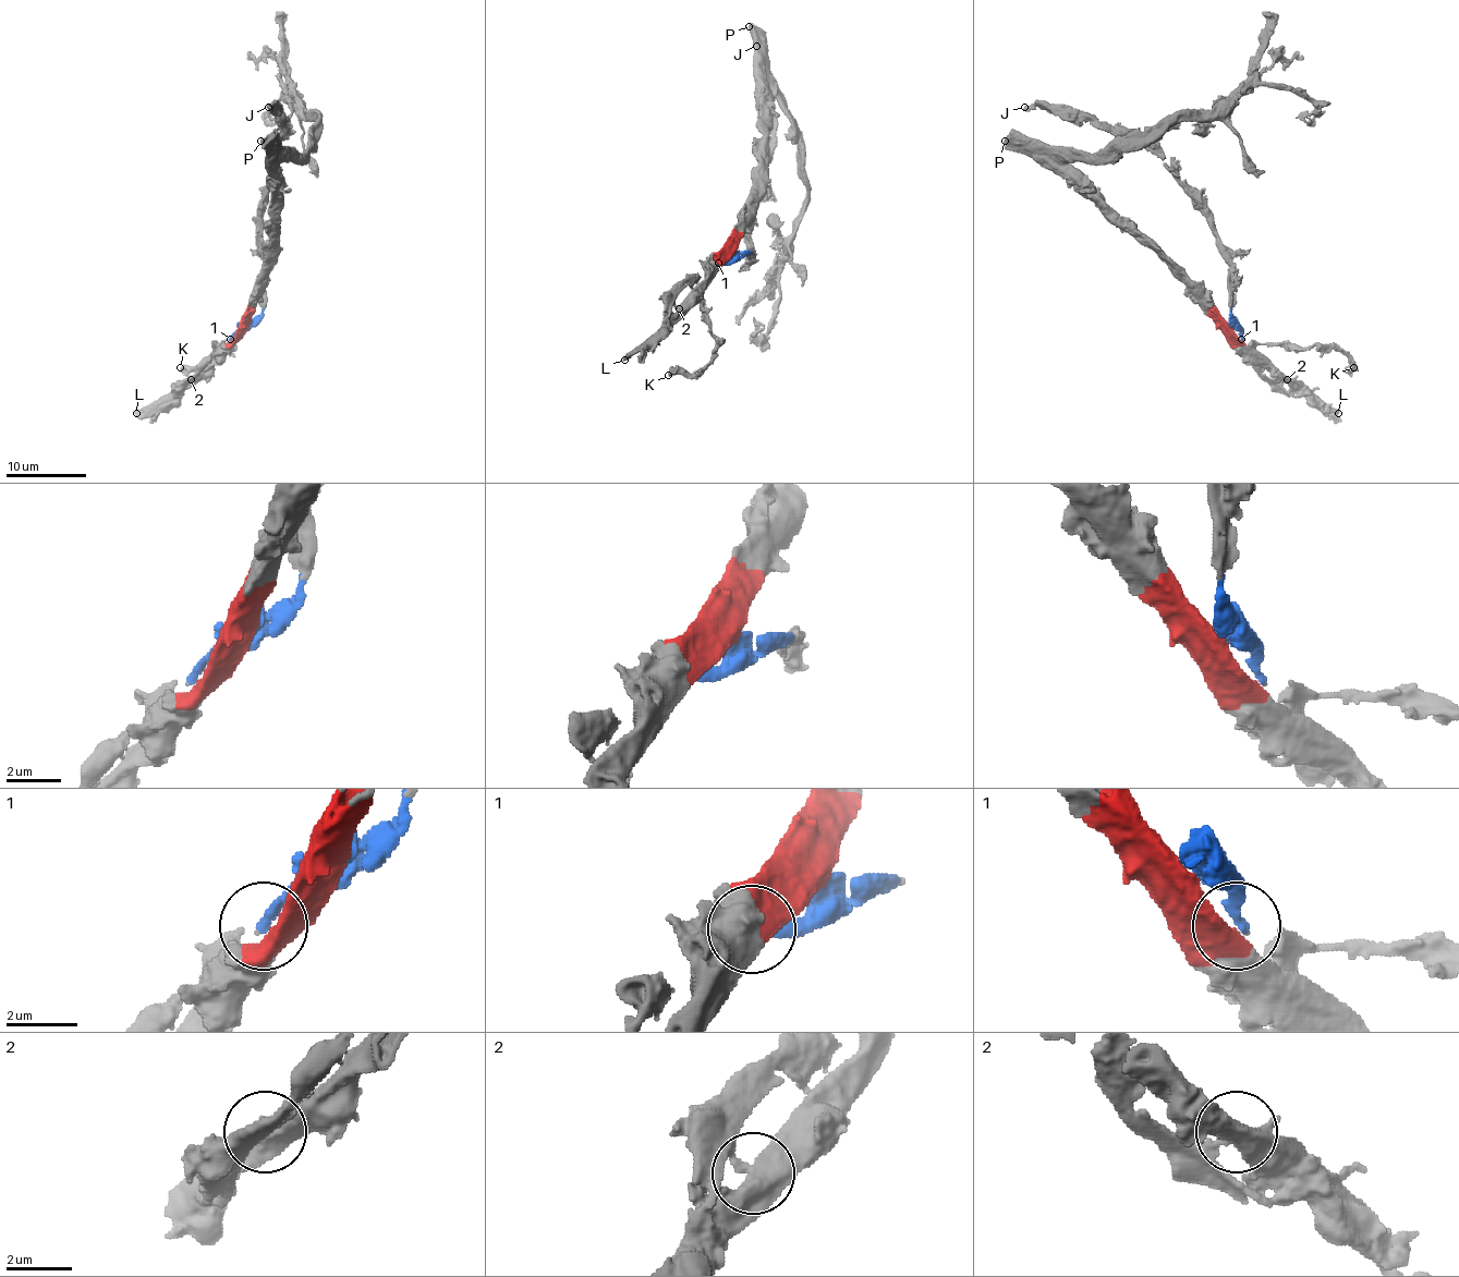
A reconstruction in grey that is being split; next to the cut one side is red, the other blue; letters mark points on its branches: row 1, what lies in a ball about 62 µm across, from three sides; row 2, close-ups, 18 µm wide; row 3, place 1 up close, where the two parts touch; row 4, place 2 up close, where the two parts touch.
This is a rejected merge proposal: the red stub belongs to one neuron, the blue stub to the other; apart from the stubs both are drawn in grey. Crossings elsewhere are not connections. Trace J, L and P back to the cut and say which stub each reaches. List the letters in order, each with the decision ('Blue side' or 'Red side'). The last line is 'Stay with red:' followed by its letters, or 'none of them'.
J: Blue side
L: Red side
P: Red side
Stay with red: L, P

